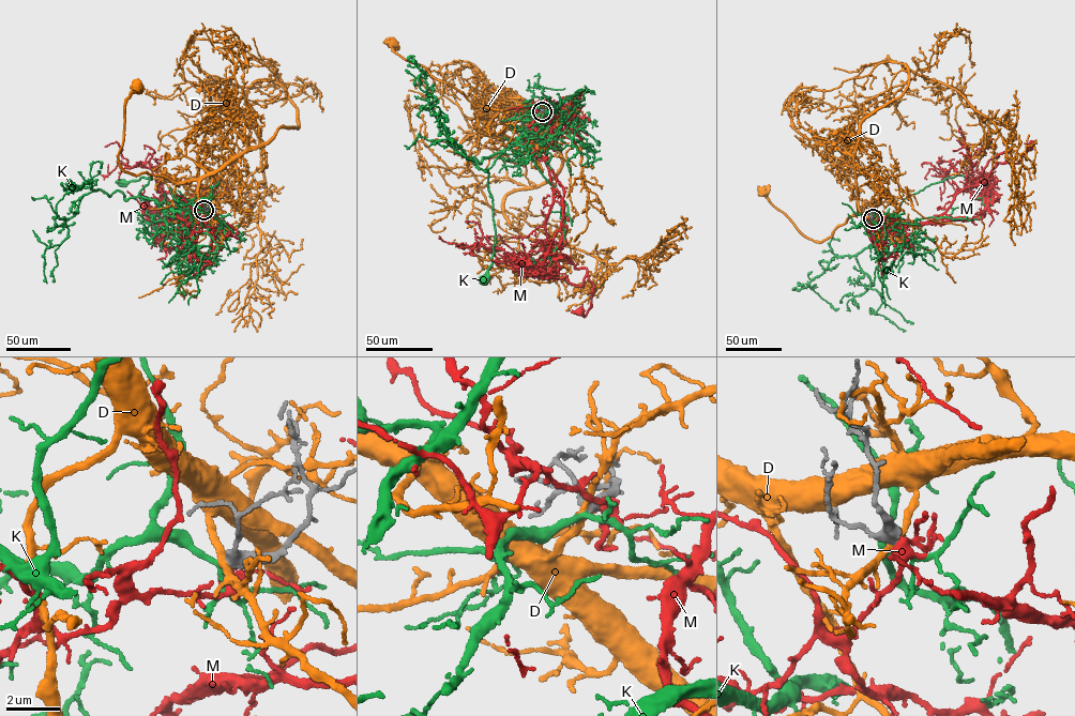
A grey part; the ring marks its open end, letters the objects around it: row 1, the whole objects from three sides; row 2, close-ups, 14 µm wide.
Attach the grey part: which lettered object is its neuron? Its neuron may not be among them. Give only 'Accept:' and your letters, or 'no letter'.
Accept: K

